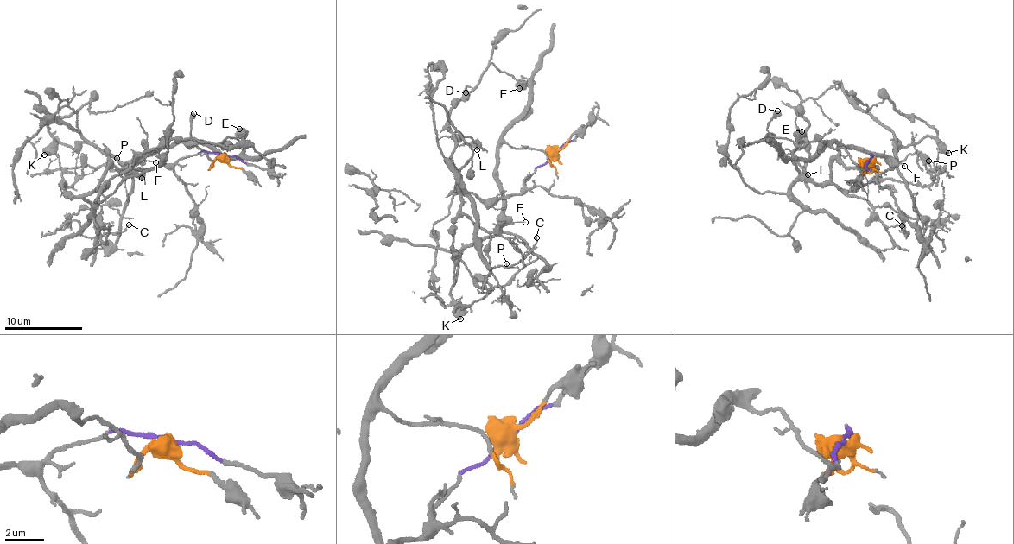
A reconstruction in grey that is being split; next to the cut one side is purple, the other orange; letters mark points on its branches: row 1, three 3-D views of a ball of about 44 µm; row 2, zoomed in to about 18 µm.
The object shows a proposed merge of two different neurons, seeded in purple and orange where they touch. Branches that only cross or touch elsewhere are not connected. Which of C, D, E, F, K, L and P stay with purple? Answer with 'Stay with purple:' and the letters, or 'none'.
Stay with purple: C, D, L, P

